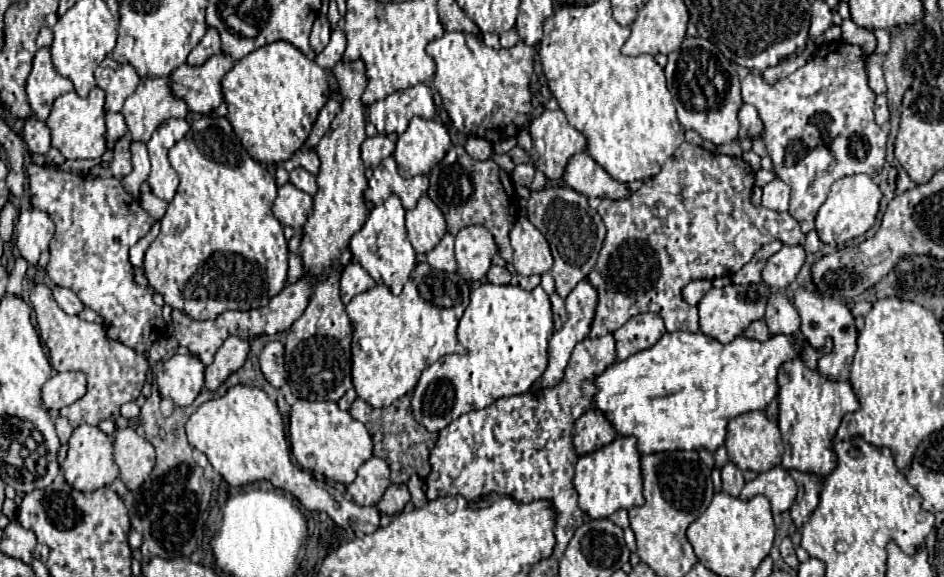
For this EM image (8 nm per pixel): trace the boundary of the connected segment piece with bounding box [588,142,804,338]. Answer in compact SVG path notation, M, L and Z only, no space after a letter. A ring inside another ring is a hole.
M682 142L676 152L666 160L662 172L644 180L642 188L636 190L630 198L612 200L612 198L590 198L590 206L598 210L606 224L606 238L600 248L596 266L588 274L588 282L598 292L598 304L594 312L594 320L590 326L590 338L598 338L602 334L610 334L618 330L628 318L640 312L656 312L664 318L666 330L686 330L698 332L698 312L688 306L680 290L698 278L714 280L722 276L732 276L738 272L758 248L768 242L780 240L786 246L802 244L800 224L788 212L774 212L764 206L754 206L752 196L754 172L750 164L742 158L714 154L704 150L702 146L694 146Z

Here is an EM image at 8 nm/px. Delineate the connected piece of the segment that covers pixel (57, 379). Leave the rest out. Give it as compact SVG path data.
M60 372L42 386L42 404L48 412L58 412L60 408L74 404L84 394L86 376L82 372Z

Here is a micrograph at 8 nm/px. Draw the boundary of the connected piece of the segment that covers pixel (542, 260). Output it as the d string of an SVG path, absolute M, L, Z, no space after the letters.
M520 218L510 232L512 248L514 248L514 268L520 276L546 274L552 268L552 254L546 238L526 220Z

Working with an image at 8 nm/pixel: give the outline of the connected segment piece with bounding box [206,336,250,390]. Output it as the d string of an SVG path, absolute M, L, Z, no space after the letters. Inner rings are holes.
M230 336L216 352L216 358L210 366L206 366L206 388L216 390L224 384L224 380L240 370L246 362L250 350L250 342L238 336Z

